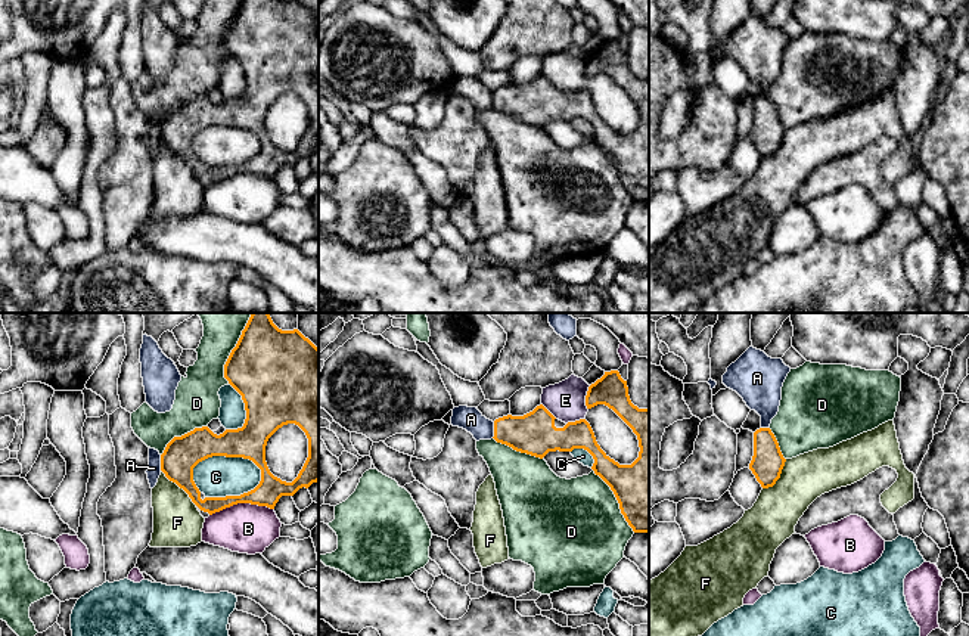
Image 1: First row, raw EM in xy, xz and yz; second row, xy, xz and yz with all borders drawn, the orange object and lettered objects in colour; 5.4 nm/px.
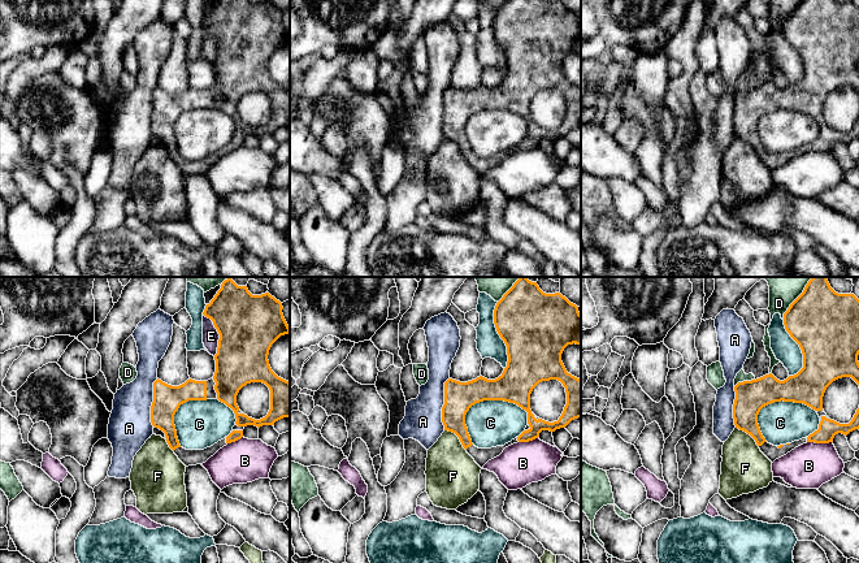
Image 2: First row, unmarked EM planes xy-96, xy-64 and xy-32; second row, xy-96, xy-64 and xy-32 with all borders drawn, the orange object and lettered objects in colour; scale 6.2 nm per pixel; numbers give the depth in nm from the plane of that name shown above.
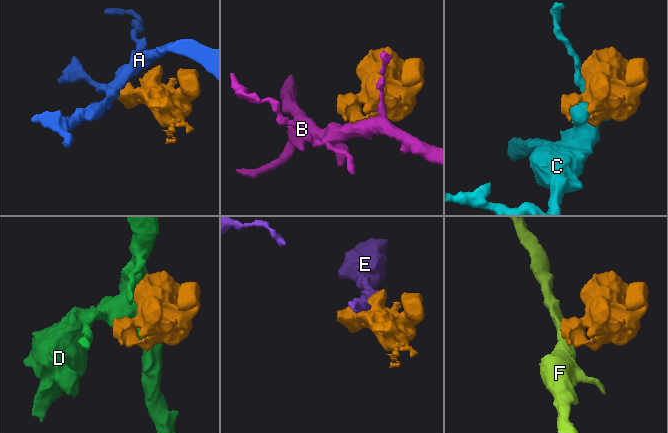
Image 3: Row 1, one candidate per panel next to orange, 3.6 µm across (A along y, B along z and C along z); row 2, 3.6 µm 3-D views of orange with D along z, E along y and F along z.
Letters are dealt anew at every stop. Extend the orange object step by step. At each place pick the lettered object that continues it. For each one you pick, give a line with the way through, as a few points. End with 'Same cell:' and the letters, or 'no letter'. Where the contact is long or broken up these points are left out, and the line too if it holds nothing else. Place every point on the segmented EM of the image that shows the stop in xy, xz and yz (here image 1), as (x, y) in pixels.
Same cell: no letter

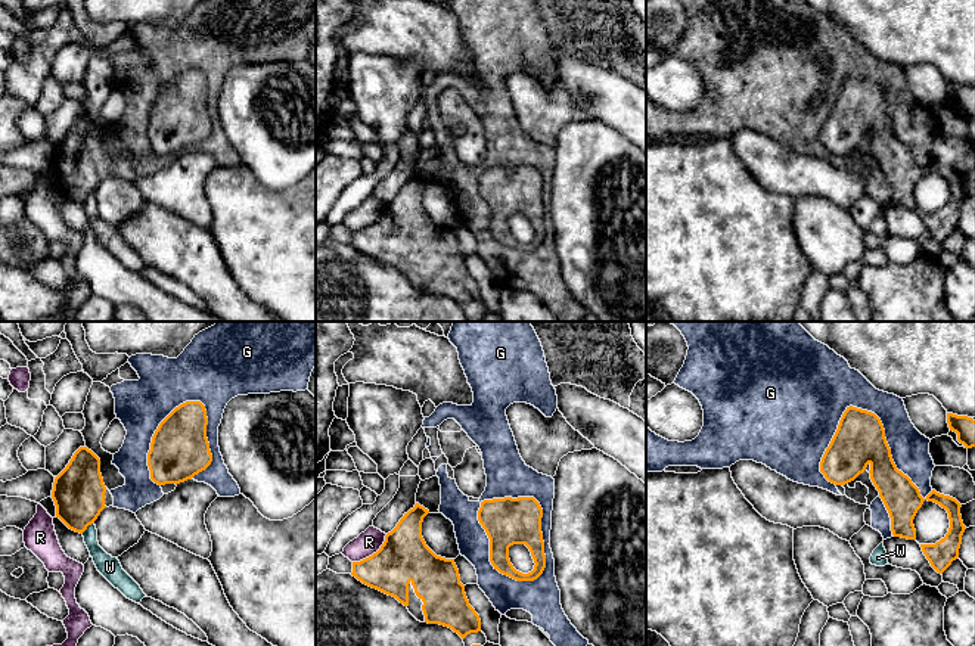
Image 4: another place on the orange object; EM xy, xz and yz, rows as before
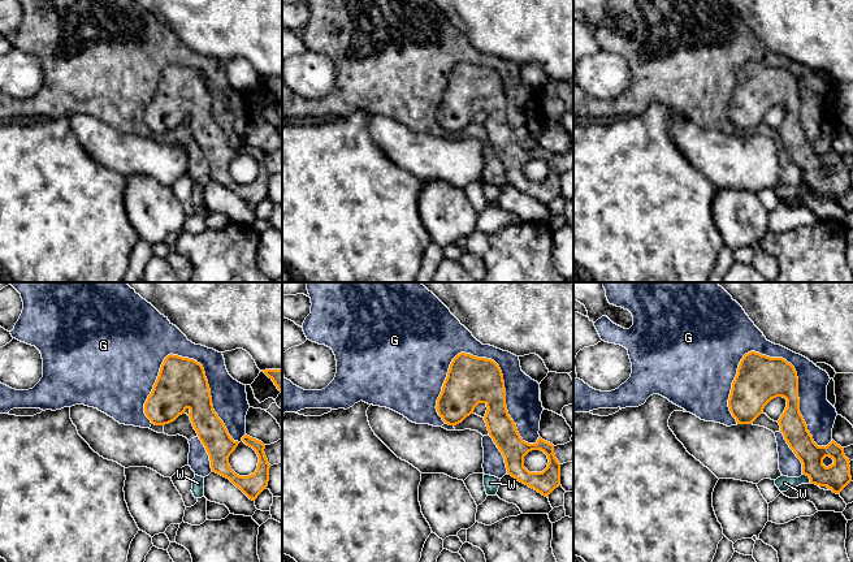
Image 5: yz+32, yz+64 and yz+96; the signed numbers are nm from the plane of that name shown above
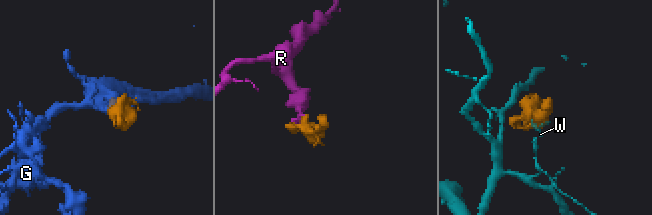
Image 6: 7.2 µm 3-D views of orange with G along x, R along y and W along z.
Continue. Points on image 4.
Same cell: G

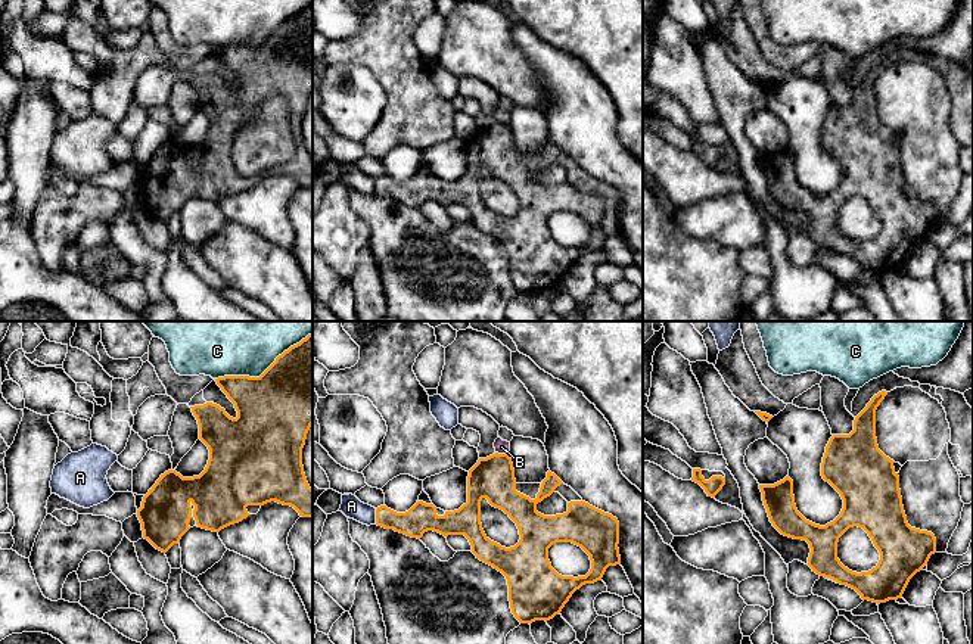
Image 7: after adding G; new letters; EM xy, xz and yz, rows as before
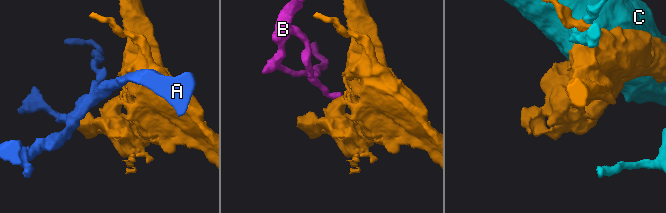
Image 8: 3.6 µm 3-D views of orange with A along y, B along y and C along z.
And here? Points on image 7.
Same cell: no letter

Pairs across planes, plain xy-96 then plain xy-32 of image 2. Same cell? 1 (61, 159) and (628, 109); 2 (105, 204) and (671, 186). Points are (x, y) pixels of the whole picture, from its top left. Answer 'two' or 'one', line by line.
1: one
2: two

